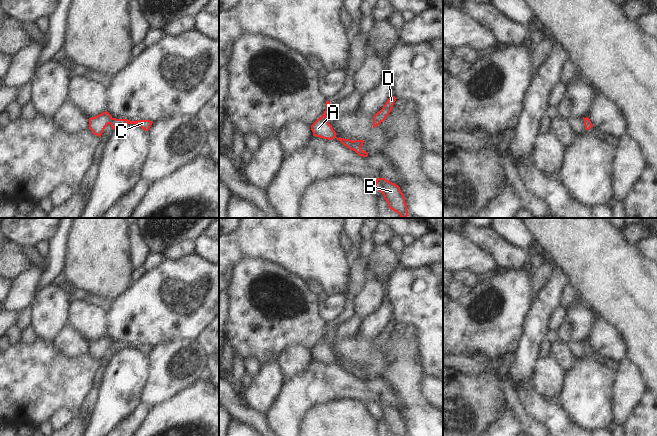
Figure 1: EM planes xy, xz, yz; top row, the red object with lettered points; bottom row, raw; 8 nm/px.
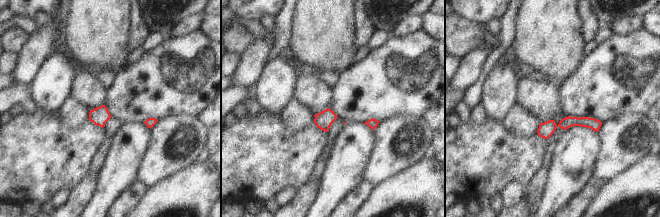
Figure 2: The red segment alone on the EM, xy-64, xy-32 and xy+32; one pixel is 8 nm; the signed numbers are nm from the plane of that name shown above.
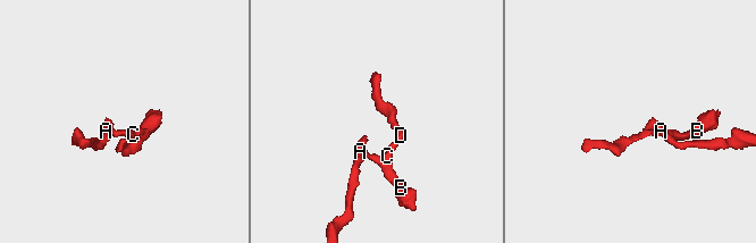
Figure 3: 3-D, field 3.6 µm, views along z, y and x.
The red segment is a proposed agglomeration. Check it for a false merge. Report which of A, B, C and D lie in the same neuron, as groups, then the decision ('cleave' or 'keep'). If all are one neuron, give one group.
groups A / B C D; cleave

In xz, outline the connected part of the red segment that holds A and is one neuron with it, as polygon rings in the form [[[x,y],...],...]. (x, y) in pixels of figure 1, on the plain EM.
[[[326,334],[323,339],[311,349],[311,354],[313,356],[313,360],[328,364],[334,363],[337,359],[327,344]]]

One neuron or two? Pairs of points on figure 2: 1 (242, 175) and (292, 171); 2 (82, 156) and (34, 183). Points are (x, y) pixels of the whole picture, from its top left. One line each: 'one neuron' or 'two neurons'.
1: one neuron
2: one neuron

